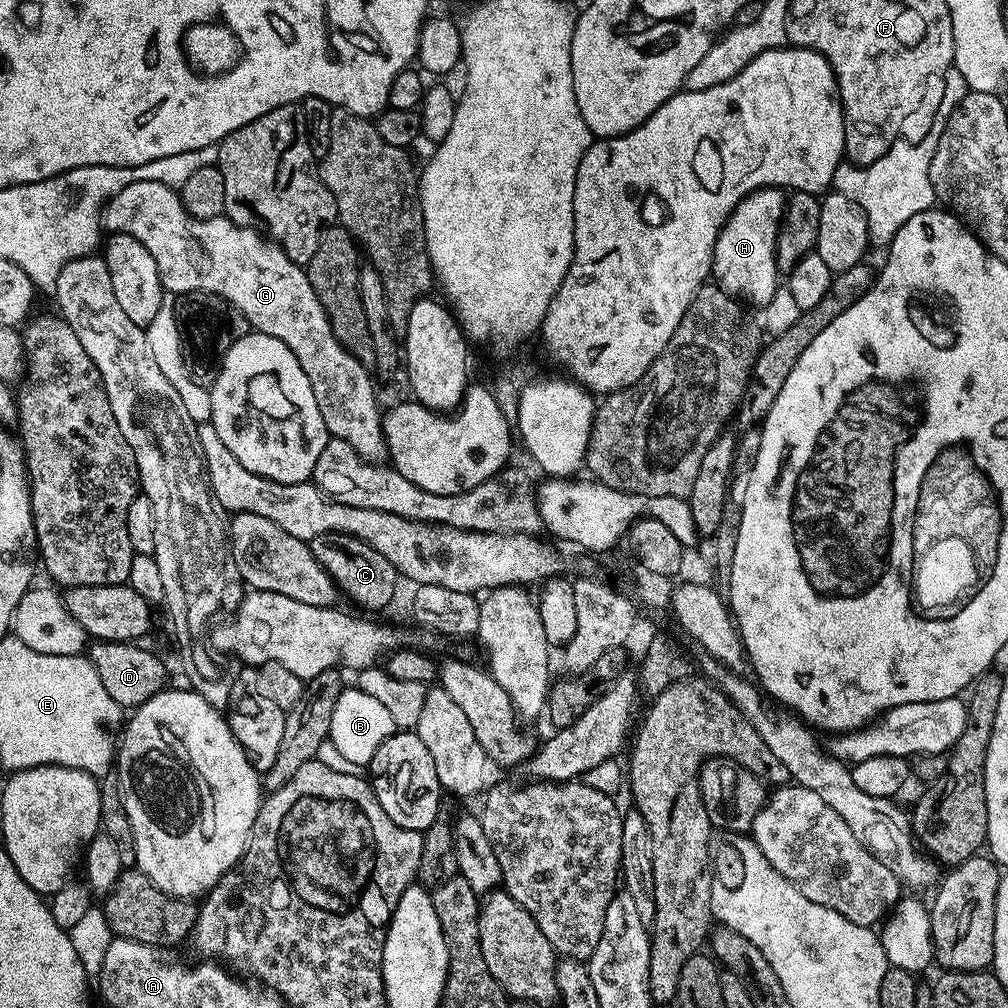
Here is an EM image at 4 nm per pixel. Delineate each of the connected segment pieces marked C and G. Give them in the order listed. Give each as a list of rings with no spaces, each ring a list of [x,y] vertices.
[[[335,532],[309,540],[307,546],[314,554],[314,558],[318,558],[326,574],[330,574],[337,589],[343,595],[345,592],[354,603],[361,604],[364,608],[384,608],[395,598],[396,580],[398,581],[396,568],[390,566],[390,562],[386,562],[386,558],[378,554],[378,550],[366,546],[366,542]]]
[[[149,180],[130,182],[118,190],[118,194],[111,196],[102,208],[102,224],[109,233],[125,232],[138,238],[138,242],[142,242],[142,246],[154,254],[165,293],[205,292],[219,296],[237,308],[255,331],[278,338],[291,350],[292,359],[302,366],[302,374],[310,378],[310,390],[314,390],[314,402],[318,402],[318,410],[322,410],[322,422],[326,422],[329,437],[350,442],[363,460],[380,462],[385,459],[388,443],[384,440],[382,407],[376,401],[376,388],[372,385],[373,373],[369,365],[354,358],[354,354],[340,345],[322,302],[318,302],[318,294],[314,294],[314,286],[310,286],[307,271],[295,264],[279,243],[265,238],[257,229],[238,226],[225,215],[209,220],[194,218],[180,201],[177,189]]]

